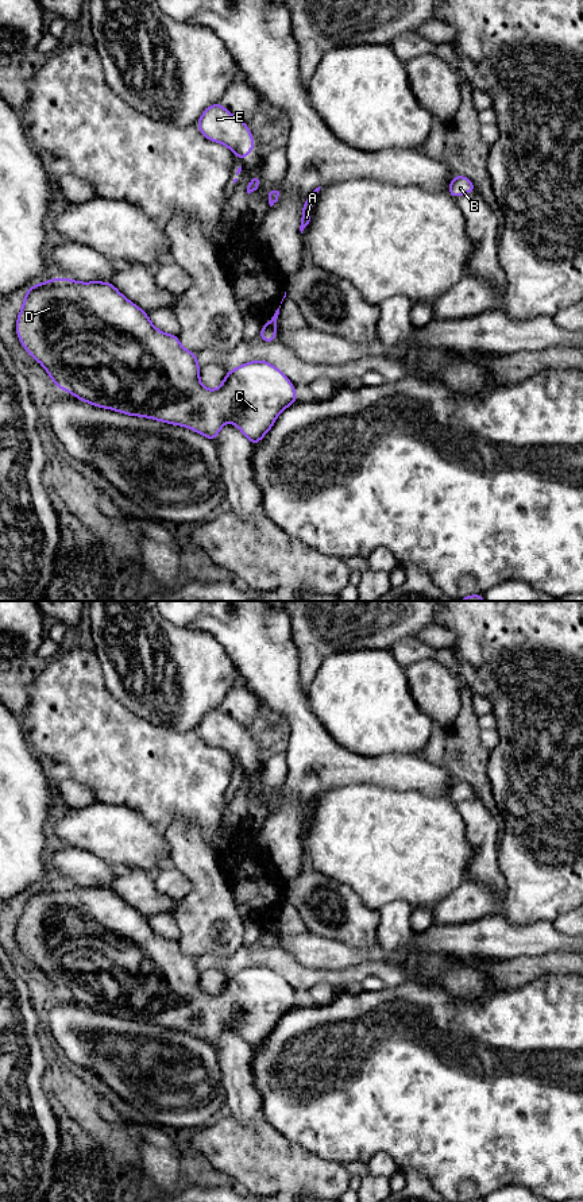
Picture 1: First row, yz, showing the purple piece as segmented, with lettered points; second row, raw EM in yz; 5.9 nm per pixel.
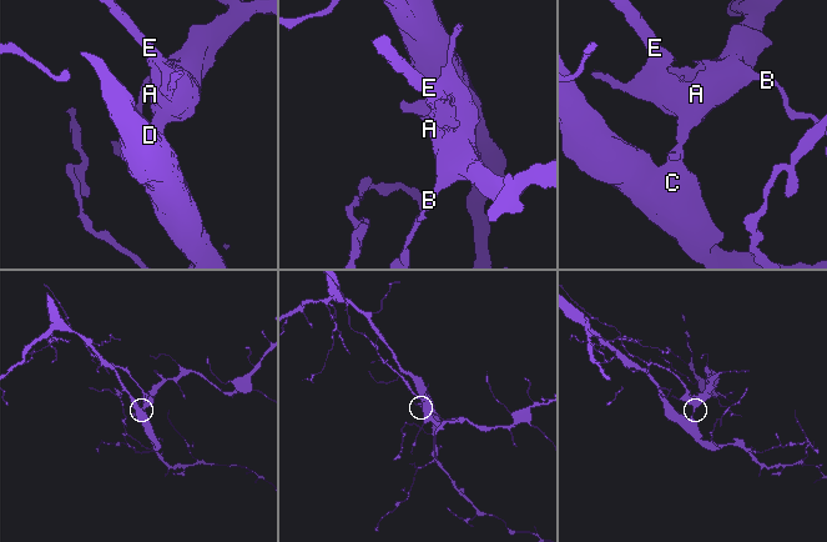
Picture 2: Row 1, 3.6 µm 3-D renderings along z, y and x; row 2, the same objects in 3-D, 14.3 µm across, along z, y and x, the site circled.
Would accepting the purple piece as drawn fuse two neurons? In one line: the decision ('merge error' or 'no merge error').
merge error

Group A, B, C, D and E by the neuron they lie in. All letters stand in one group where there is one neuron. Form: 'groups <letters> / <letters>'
groups A B E / C D

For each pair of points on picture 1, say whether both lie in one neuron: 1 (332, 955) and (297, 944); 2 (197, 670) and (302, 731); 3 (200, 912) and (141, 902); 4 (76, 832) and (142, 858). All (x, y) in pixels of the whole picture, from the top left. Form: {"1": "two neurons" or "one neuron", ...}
{"1": "one neuron", "2": "two neurons", "3": "two neurons", "4": "one neuron"}

